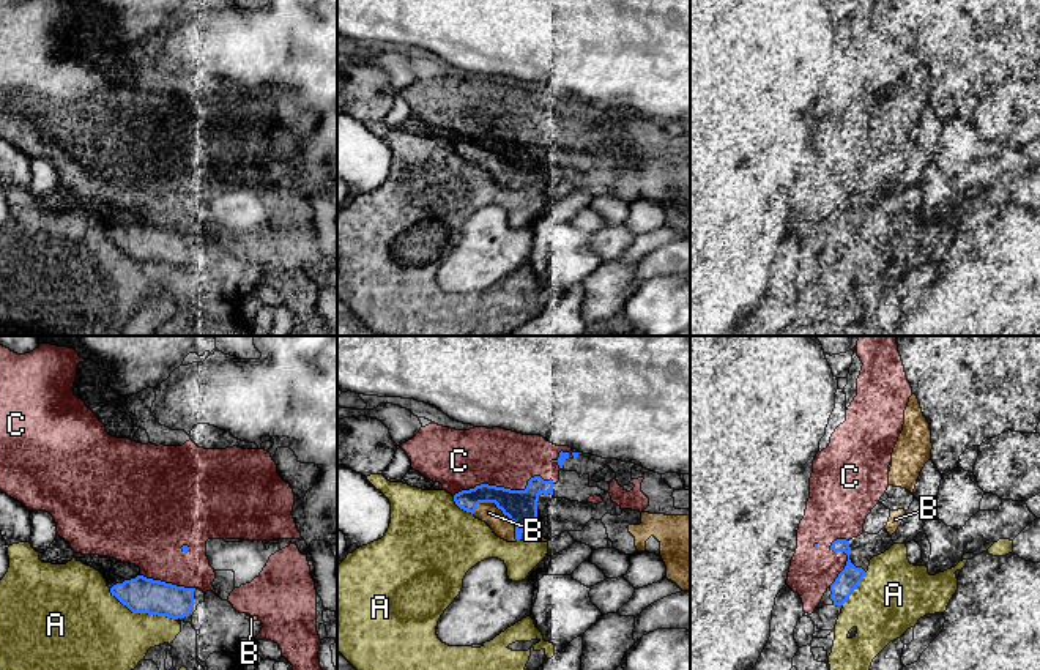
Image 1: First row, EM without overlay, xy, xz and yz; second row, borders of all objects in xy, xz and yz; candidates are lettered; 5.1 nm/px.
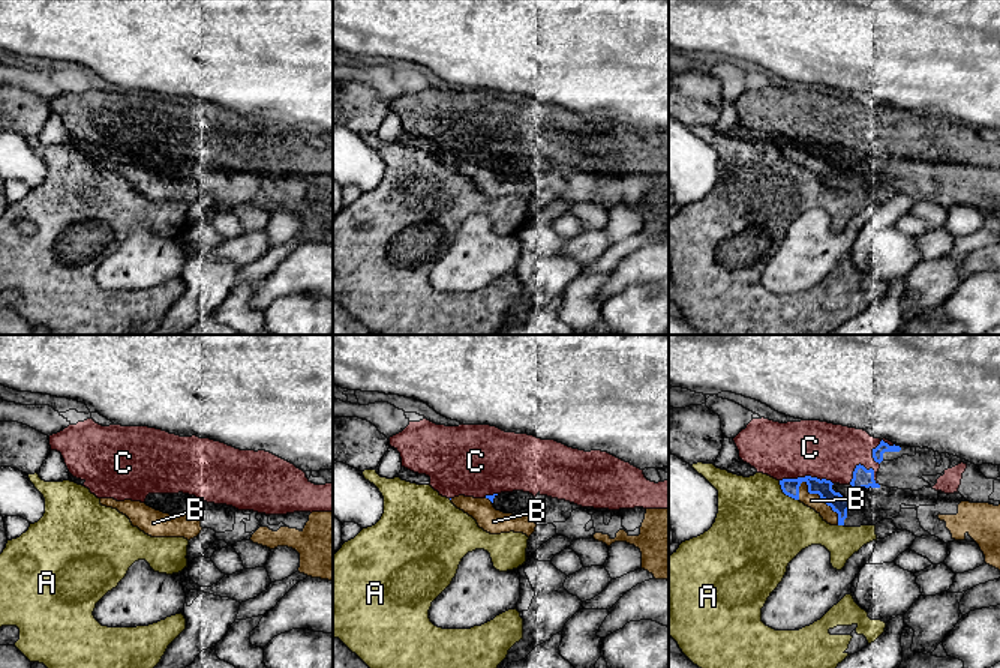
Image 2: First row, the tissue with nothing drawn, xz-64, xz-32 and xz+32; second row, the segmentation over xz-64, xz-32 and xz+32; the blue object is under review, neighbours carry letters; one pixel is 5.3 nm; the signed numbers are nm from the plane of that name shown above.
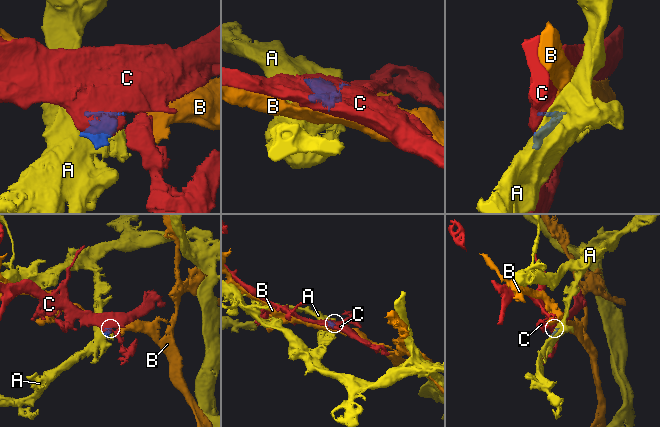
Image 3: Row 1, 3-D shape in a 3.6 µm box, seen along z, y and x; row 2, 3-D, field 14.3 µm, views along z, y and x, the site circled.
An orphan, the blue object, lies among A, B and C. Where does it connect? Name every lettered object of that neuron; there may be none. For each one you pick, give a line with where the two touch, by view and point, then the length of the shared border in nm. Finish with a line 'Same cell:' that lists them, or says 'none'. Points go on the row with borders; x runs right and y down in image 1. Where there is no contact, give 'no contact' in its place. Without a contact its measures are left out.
B: xz (503, 513) | 280 nm
Same cell: B

